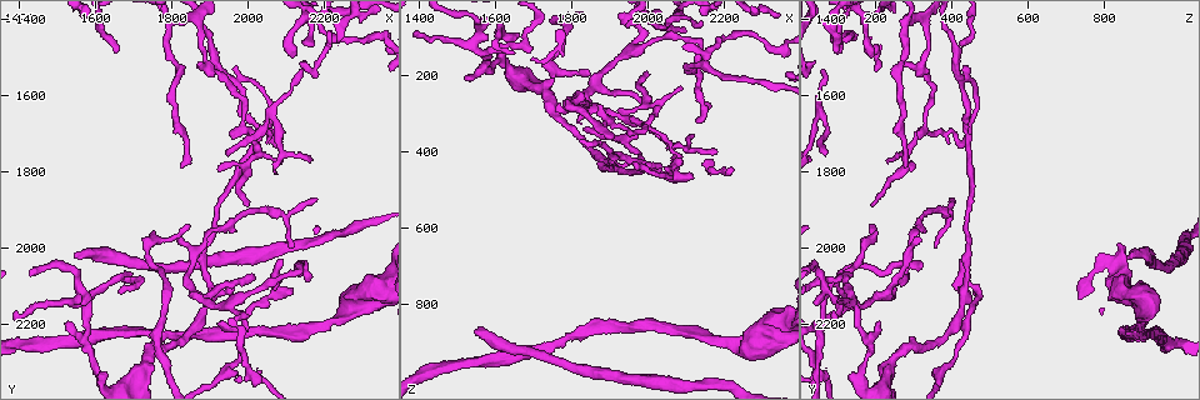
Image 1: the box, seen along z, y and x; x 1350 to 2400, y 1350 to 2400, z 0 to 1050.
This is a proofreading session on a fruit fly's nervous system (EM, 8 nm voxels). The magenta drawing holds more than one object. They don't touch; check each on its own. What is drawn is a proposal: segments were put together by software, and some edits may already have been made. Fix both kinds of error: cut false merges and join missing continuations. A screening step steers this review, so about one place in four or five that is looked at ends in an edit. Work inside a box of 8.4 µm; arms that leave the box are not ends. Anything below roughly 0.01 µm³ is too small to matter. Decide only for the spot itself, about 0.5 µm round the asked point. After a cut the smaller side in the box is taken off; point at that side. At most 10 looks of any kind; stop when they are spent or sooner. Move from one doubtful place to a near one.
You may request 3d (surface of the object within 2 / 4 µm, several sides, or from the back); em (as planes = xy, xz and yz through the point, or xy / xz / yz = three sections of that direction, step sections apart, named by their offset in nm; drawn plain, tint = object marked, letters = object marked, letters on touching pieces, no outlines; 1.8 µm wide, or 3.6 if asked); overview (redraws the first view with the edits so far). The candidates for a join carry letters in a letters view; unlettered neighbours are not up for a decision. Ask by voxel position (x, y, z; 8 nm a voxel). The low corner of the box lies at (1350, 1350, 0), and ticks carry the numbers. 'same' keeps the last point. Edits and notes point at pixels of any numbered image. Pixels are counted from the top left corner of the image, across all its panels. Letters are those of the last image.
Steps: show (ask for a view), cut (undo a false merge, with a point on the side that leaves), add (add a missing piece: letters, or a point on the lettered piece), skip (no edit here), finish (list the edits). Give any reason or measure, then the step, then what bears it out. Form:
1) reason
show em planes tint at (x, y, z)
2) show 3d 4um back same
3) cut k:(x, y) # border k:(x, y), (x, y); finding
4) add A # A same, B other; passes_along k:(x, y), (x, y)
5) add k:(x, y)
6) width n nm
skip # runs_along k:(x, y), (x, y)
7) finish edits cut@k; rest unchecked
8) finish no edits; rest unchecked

side arm on a straight run
show em 3.6um planes letters at (1695, 2345, 235)

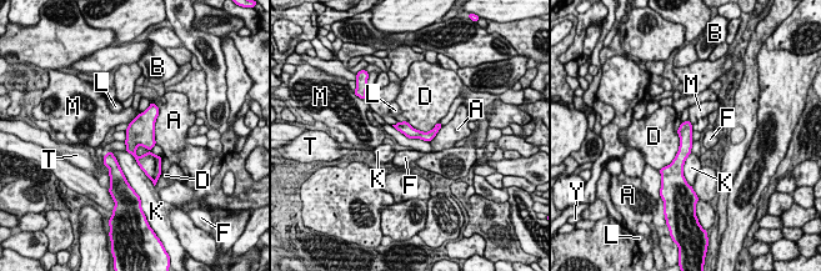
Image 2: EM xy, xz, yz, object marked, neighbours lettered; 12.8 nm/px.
longest_contact A 550 nm
skip # A other, B other, D other, F other, K other, L other, M other, T other, Y other; runs_along 2:(687, 125), (679, 170); all the same cell

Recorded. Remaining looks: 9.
free end
show 3d 4um at (1820, 1970, 315)

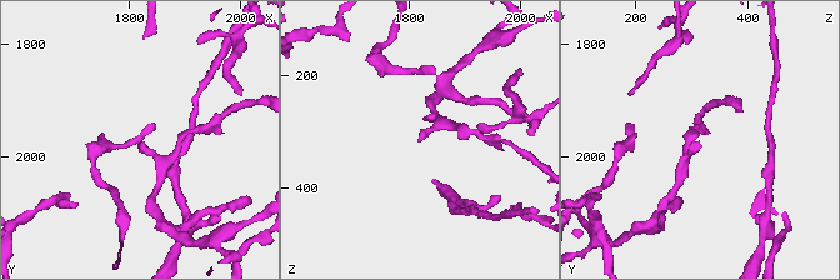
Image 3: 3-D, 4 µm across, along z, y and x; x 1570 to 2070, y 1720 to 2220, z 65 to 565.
need the tissue
show em planes letters at (1825, 1970, 310)

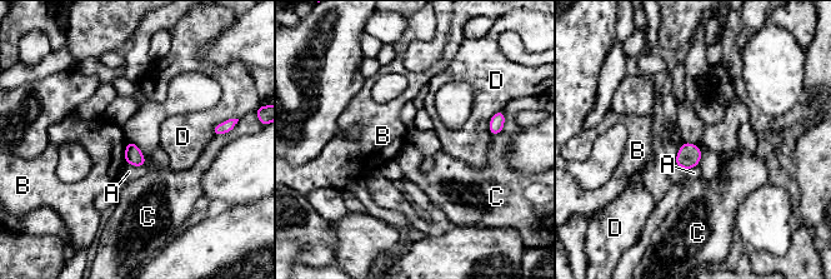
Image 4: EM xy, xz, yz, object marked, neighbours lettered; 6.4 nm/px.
skip # A other, B other, C other, D other; border 4:(501, 130), (491, 135); no lettered piece goes on from it

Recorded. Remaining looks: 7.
abrupt turn
show em planes tint at (2010, 1700, 325)

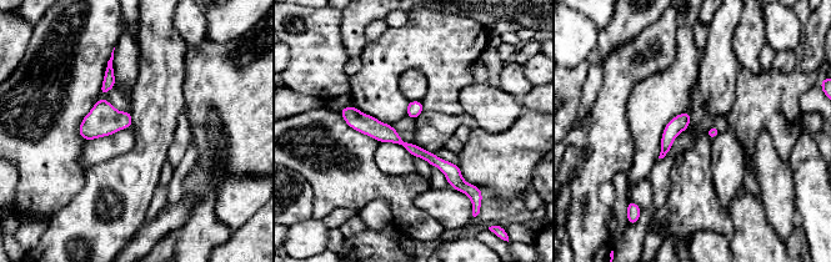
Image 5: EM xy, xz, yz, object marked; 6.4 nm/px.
show em planes letters same

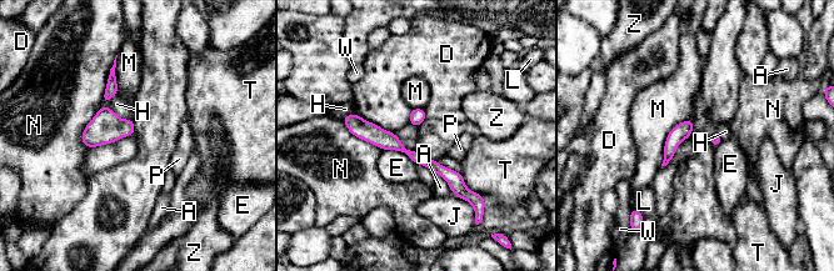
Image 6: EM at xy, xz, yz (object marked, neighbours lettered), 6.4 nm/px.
longest_contact M 360 nm
skip # A other, D other, E other, H other, J other, L other, M other, N other, P other, T other, W other, Z other; border 6:(100, 106), (131, 119); one cell here

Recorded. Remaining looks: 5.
tapers out
show em planes letters at (2000, 1880, 180)

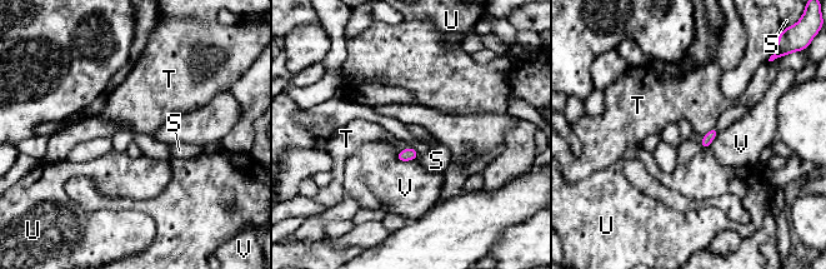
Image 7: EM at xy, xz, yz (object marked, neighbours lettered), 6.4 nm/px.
skip # S other, T other, U other, V other; no lettered piece goes on from it

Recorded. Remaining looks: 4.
finish no edits; rest unchecked

